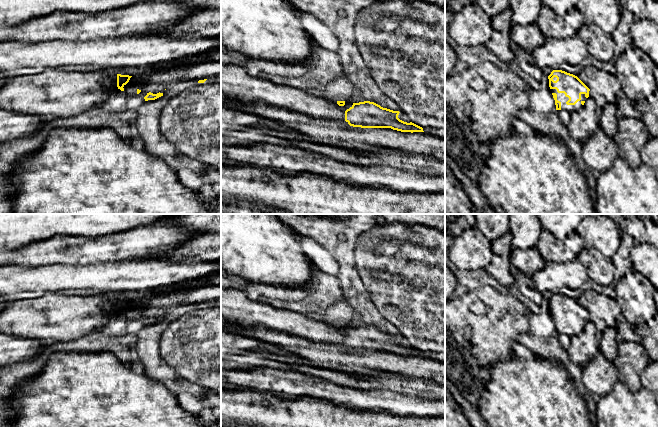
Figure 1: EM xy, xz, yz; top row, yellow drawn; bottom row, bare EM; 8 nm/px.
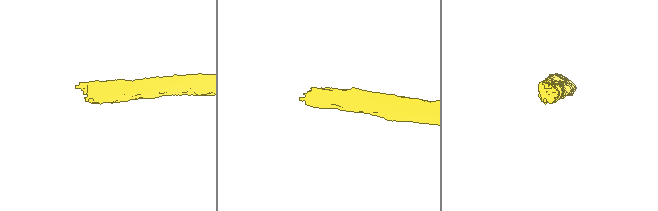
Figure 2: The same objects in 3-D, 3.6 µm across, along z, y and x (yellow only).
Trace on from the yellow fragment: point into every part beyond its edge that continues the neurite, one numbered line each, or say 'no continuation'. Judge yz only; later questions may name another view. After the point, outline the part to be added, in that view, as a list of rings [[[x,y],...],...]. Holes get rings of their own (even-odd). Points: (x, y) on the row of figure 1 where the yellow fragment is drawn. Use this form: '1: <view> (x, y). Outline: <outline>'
1: yz (561, 97). Outline: [[[549,89],[551,93],[556,93],[557,94],[557,100],[561,102],[561,110],[568,111],[570,114],[578,111],[581,107],[582,101],[586,101],[585,94],[581,94],[581,100],[578,101],[575,105],[567,105],[566,102],[569,100],[568,97],[565,96],[564,93],[558,93],[556,89]]]

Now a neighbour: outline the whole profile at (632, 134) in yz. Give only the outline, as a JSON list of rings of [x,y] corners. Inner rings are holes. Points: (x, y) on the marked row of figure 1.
[[[618,118],[617,132],[613,137],[618,157],[636,169],[642,164],[641,151],[650,139],[646,123],[639,118]]]

